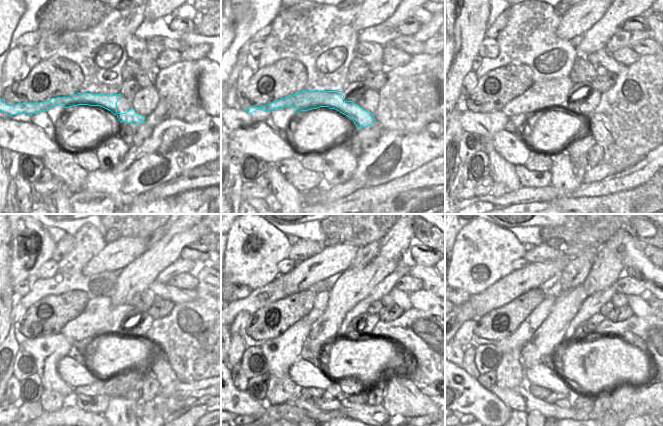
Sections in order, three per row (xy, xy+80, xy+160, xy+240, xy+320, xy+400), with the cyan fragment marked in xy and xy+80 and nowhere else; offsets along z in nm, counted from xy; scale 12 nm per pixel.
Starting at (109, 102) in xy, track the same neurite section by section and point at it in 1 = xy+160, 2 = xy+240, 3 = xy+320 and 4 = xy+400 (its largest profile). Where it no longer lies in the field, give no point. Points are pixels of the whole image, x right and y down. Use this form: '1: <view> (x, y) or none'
1: xy+160 (553, 93)
2: xy+240 (99, 314)
3: xy+320 (402, 397)
4: xy+400 (627, 402)

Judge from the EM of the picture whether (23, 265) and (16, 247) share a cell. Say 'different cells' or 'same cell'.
different cells

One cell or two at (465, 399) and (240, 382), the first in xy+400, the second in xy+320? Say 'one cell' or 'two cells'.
two cells

